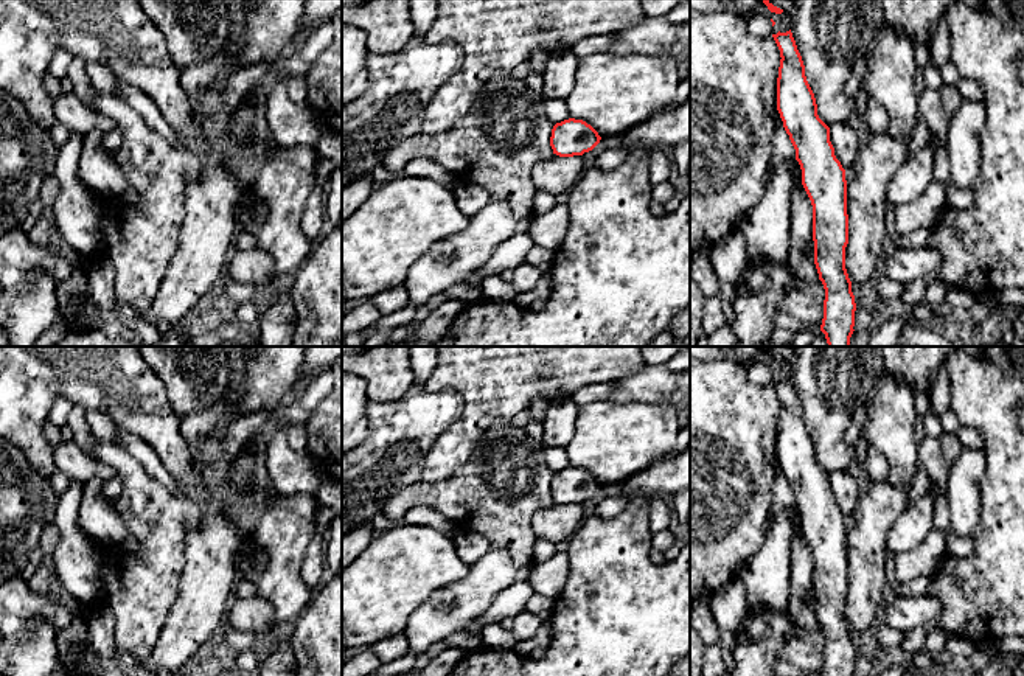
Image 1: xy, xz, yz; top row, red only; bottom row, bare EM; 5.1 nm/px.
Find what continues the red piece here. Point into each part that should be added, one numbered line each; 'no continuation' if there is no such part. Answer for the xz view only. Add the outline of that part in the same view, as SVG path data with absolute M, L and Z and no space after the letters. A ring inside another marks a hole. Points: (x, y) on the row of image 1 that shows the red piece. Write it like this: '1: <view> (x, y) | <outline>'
no continuation

